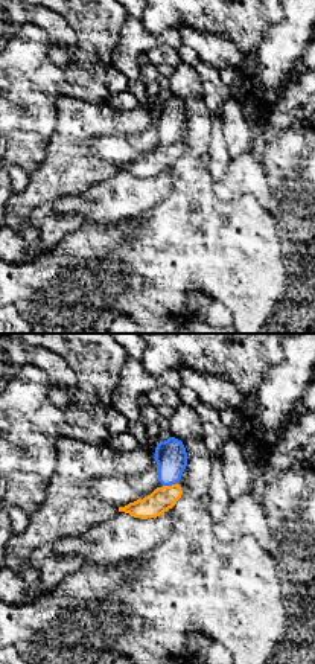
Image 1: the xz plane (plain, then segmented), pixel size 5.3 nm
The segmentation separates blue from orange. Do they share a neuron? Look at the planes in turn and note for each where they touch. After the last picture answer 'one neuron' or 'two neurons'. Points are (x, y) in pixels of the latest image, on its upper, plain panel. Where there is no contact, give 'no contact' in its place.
(169, 143)

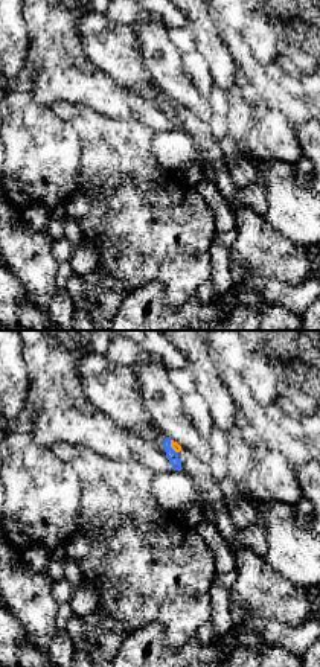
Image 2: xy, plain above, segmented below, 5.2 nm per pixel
(169, 105)

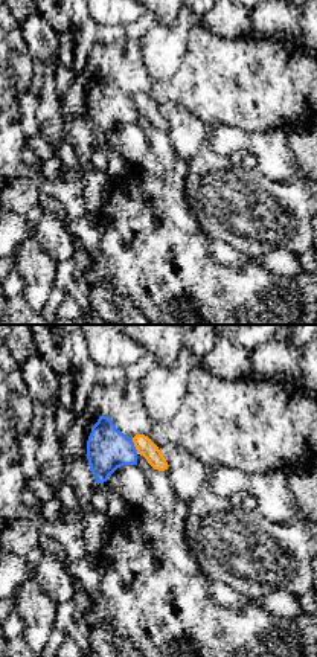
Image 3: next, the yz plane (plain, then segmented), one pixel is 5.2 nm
(133, 104)

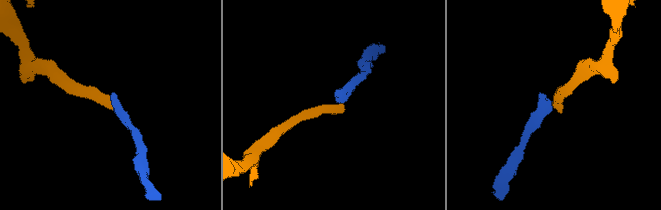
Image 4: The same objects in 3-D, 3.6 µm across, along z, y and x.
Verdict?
two neurons

